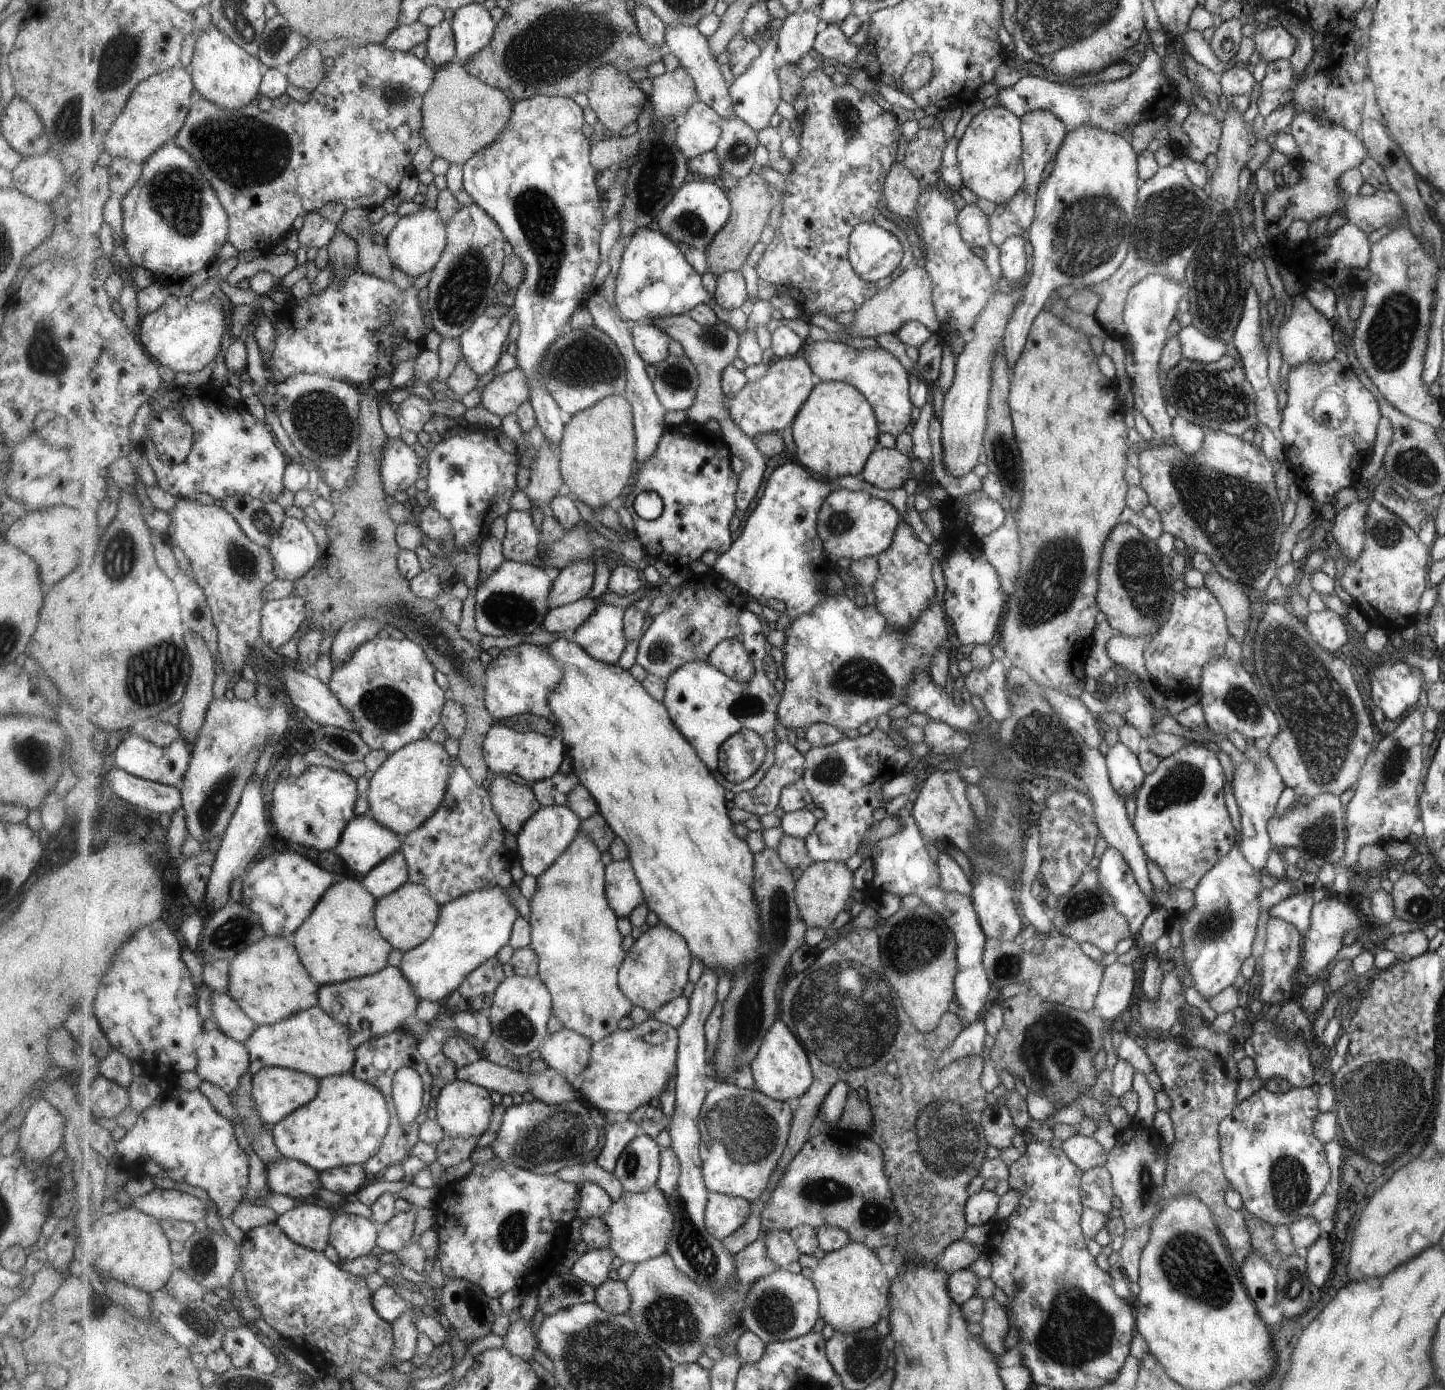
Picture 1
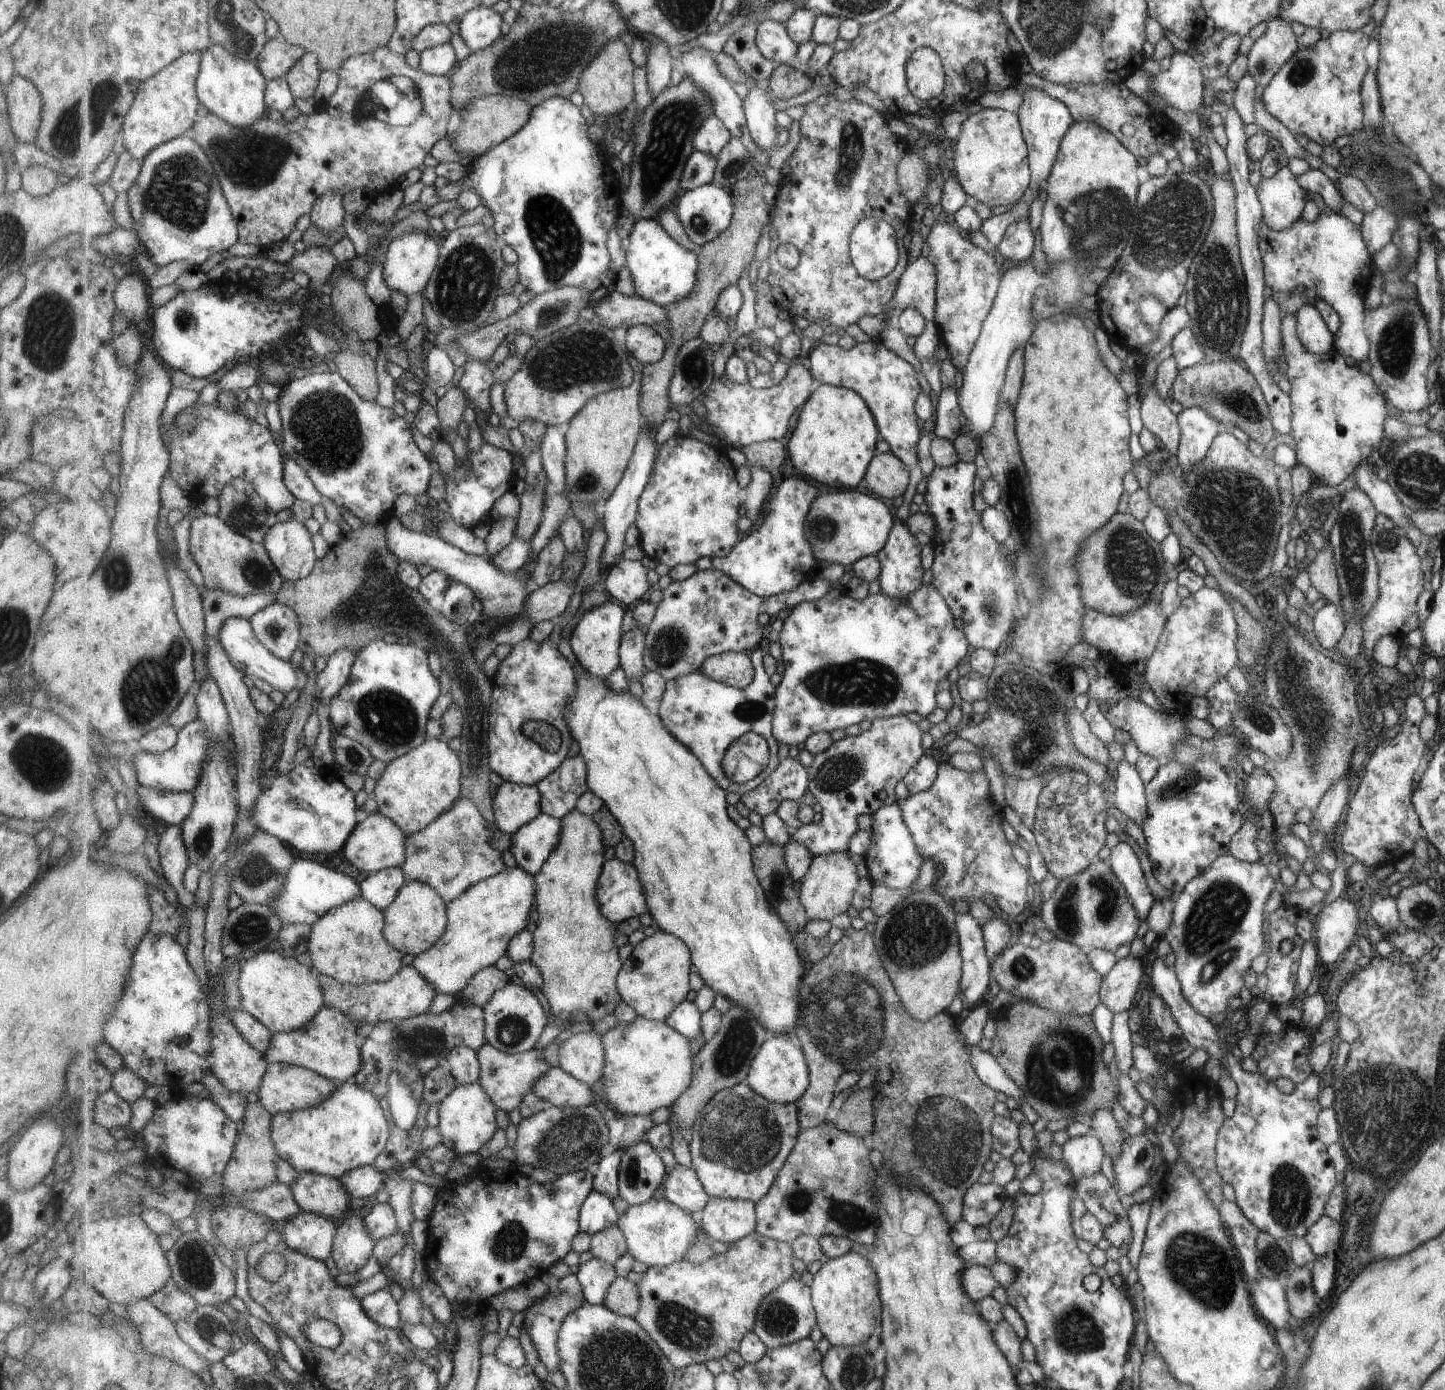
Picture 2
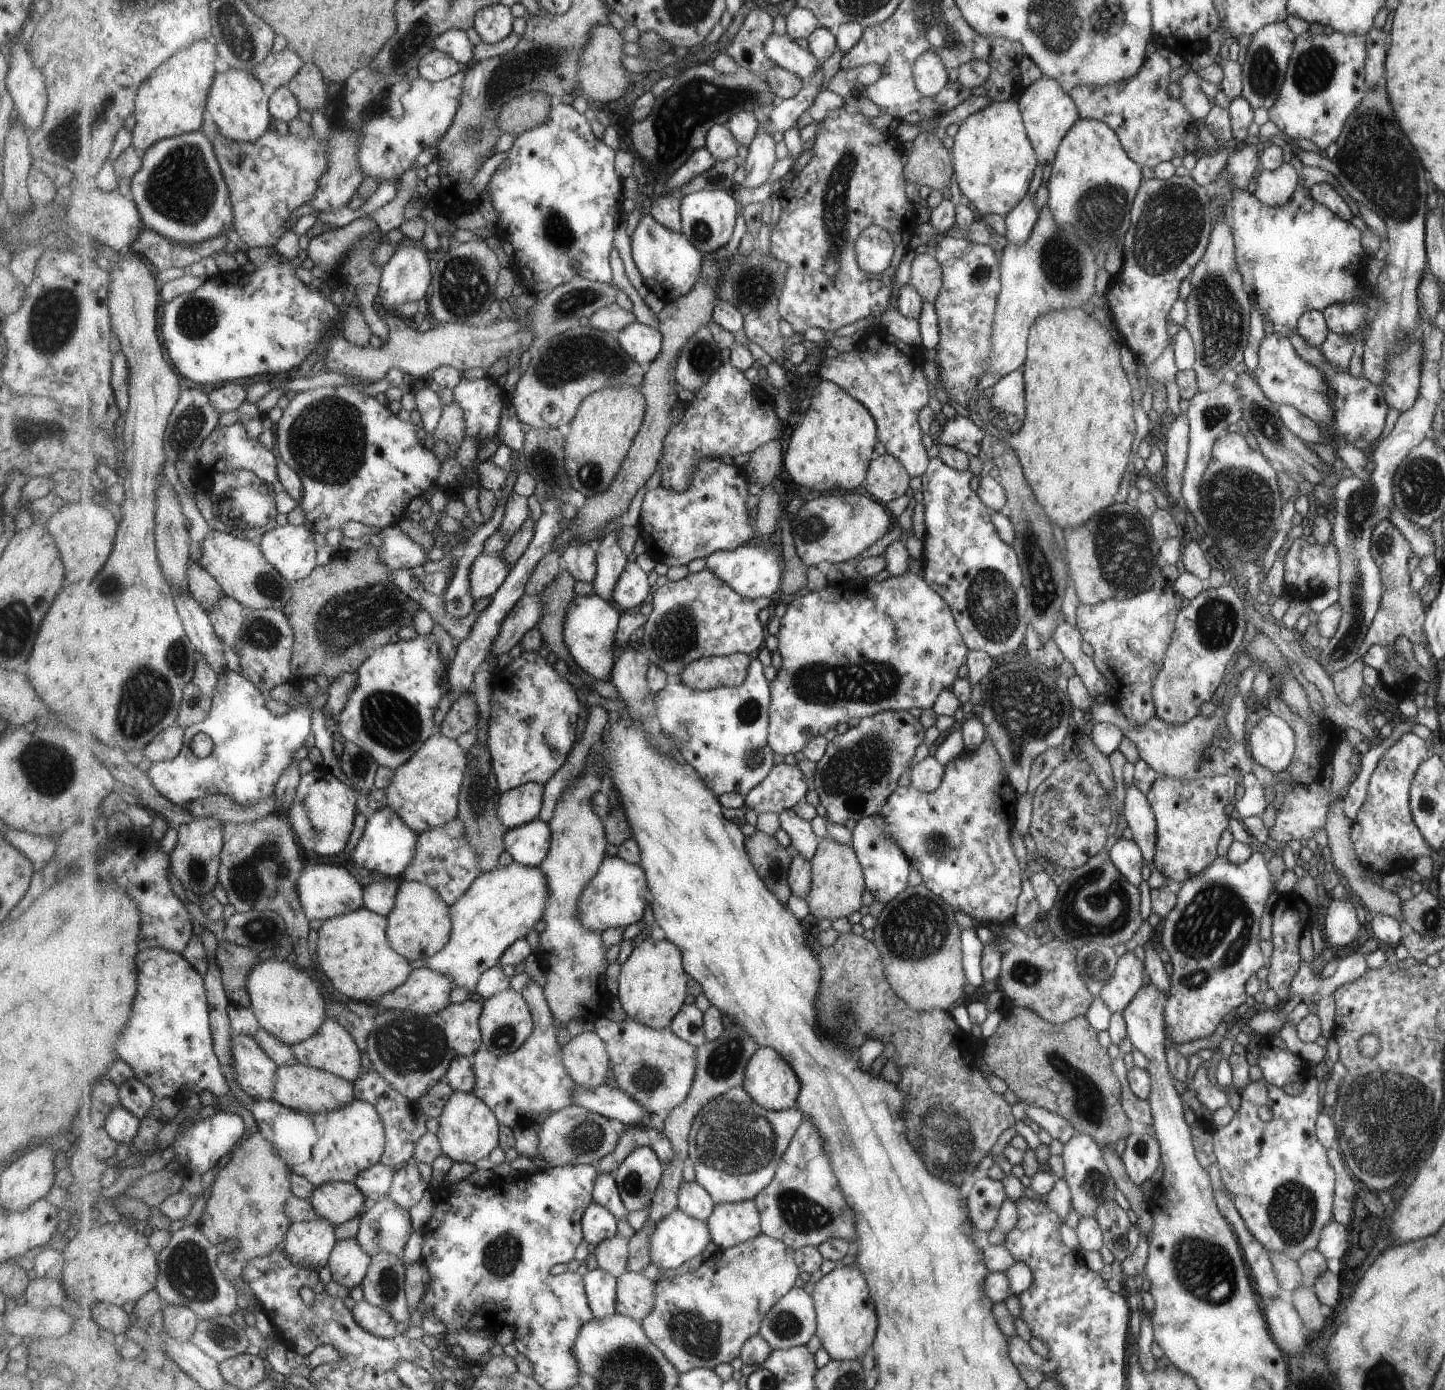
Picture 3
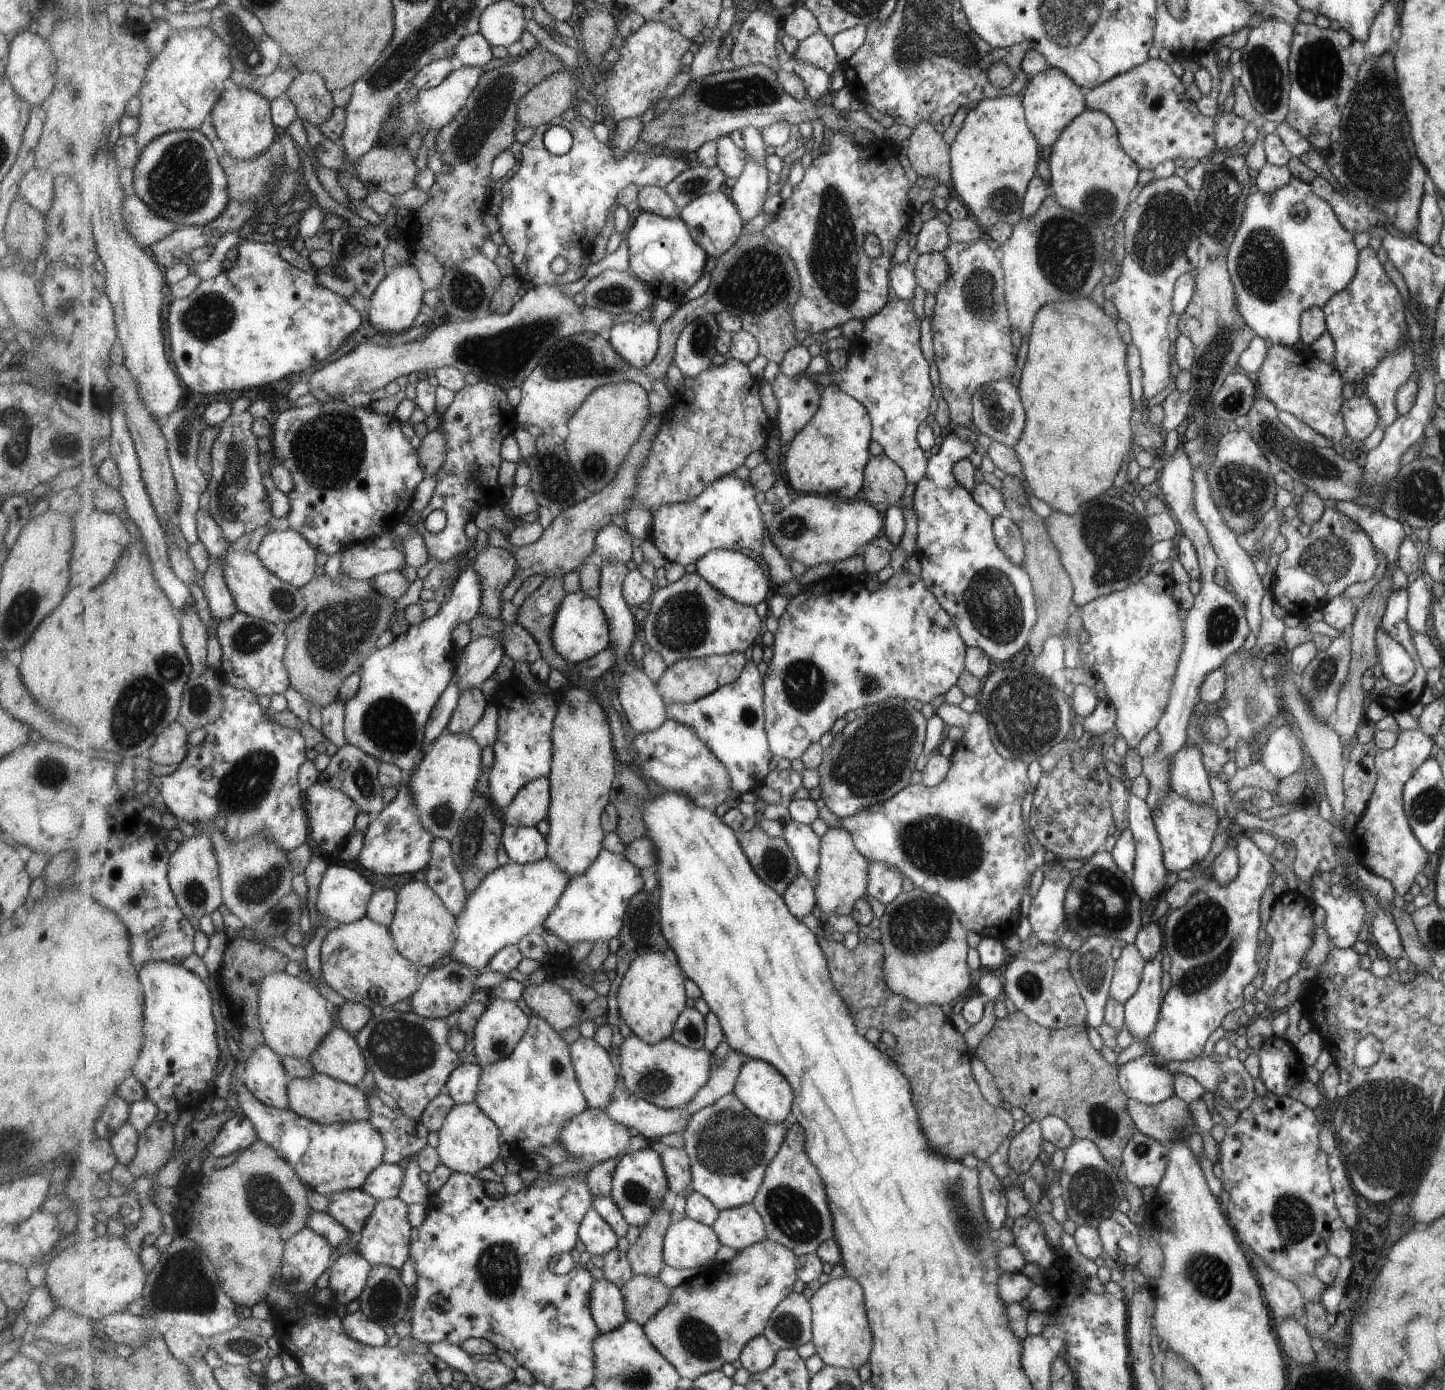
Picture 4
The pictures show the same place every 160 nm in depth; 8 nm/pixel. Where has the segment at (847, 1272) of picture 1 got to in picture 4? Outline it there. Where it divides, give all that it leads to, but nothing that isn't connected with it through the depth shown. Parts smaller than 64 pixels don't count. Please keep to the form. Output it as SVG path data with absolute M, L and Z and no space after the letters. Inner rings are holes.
M845 1274L844 1277L832 1279L821 1285L810 1298L814 1312L813 1340L817 1354L825 1365L853 1369L863 1368L873 1352L873 1329L869 1318L867 1318L867 1307L865 1304L865 1292L863 1286L855 1280L855 1277Z

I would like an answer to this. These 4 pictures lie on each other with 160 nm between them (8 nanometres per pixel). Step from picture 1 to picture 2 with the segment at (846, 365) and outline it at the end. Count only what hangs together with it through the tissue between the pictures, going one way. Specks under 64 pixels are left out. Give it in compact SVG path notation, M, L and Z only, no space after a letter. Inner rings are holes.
M878 338L861 341L850 349L843 348L839 344L829 345L818 342L812 348L806 362L818 381L854 390L873 411L880 428L880 440L889 445L889 452L902 461L909 472L909 492L905 492L901 506L896 508L897 518L904 521L909 515L908 506L916 493L917 482L923 478L923 474L919 474L919 464L915 456L915 444L919 440L919 432L917 432L914 402L919 394L919 386L911 364L899 360Z

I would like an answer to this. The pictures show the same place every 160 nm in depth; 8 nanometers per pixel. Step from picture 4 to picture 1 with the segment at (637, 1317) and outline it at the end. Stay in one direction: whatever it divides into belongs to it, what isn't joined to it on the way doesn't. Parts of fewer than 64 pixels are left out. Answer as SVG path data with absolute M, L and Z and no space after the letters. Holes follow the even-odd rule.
M607 1279L596 1290L595 1302L607 1312L627 1315L632 1307L632 1294L625 1282Z

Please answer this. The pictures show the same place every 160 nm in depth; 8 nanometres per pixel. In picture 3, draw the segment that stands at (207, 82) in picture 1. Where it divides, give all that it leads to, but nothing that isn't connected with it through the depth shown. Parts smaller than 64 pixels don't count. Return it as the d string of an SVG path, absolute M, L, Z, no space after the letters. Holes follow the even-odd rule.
M222 64L209 93L207 110L221 135L238 143L252 143L273 129L274 116L270 111L271 96L265 94L263 83L247 69L235 69Z

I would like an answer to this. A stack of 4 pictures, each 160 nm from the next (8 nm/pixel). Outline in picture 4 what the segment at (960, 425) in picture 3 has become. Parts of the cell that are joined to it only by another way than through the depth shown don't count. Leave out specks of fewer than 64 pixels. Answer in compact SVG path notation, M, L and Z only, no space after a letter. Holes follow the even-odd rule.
M952 430L938 442L939 449L929 457L928 470L924 478L915 484L912 496L912 509L916 516L915 556L912 561L920 566L921 580L936 597L937 604L951 617L964 644L982 650L994 664L1005 662L1025 646L1027 634L1036 622L1033 604L1036 600L1033 600L1031 578L1021 566L1014 565L1005 556L996 543L993 518L971 500L969 491L958 485L956 477L951 474L951 466L967 457L975 444L963 442Z

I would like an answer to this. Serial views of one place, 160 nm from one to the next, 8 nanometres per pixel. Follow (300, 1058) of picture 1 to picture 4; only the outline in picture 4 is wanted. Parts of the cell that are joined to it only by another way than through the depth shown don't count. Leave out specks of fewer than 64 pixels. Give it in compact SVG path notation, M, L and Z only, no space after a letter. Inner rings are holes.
M335 1026L308 1059L313 1063L315 1072L347 1084L355 1085L370 1077L361 1045L352 1033L341 1026Z

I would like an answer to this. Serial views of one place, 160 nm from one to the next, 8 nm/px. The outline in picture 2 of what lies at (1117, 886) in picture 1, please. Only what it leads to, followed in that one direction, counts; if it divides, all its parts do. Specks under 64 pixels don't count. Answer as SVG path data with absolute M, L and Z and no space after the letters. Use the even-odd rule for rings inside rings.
M1119 841L1110 848L1110 854L1104 861L1123 885L1126 895L1131 899L1138 920L1145 921L1153 902L1153 896L1145 883L1139 860L1131 846L1125 841Z

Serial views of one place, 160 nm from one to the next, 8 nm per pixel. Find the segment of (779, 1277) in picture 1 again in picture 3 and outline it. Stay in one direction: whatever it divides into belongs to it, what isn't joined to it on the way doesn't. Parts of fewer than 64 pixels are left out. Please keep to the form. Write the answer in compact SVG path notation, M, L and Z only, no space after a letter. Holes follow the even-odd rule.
M793 1287L765 1315L760 1333L775 1349L803 1346L816 1335L818 1314L813 1295Z

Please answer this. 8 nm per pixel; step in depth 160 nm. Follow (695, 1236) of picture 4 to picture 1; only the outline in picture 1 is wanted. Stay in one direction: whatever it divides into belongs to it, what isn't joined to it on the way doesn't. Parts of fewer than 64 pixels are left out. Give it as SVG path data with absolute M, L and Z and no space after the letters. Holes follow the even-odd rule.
M658 1184L649 1192L630 1193L623 1191L621 1198L612 1204L611 1210L603 1218L609 1225L608 1229L612 1236L610 1248L615 1256L620 1256L625 1262L640 1263L668 1253L669 1243L676 1226L676 1216L668 1197Z

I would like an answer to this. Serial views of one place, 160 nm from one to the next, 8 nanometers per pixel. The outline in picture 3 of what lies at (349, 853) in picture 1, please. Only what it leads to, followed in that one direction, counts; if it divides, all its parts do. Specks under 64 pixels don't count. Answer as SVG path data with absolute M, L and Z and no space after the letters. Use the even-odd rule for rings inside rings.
M385 806L367 818L363 834L351 856L355 863L373 872L403 877L412 860L416 858L419 840L420 833L413 830L394 808Z

